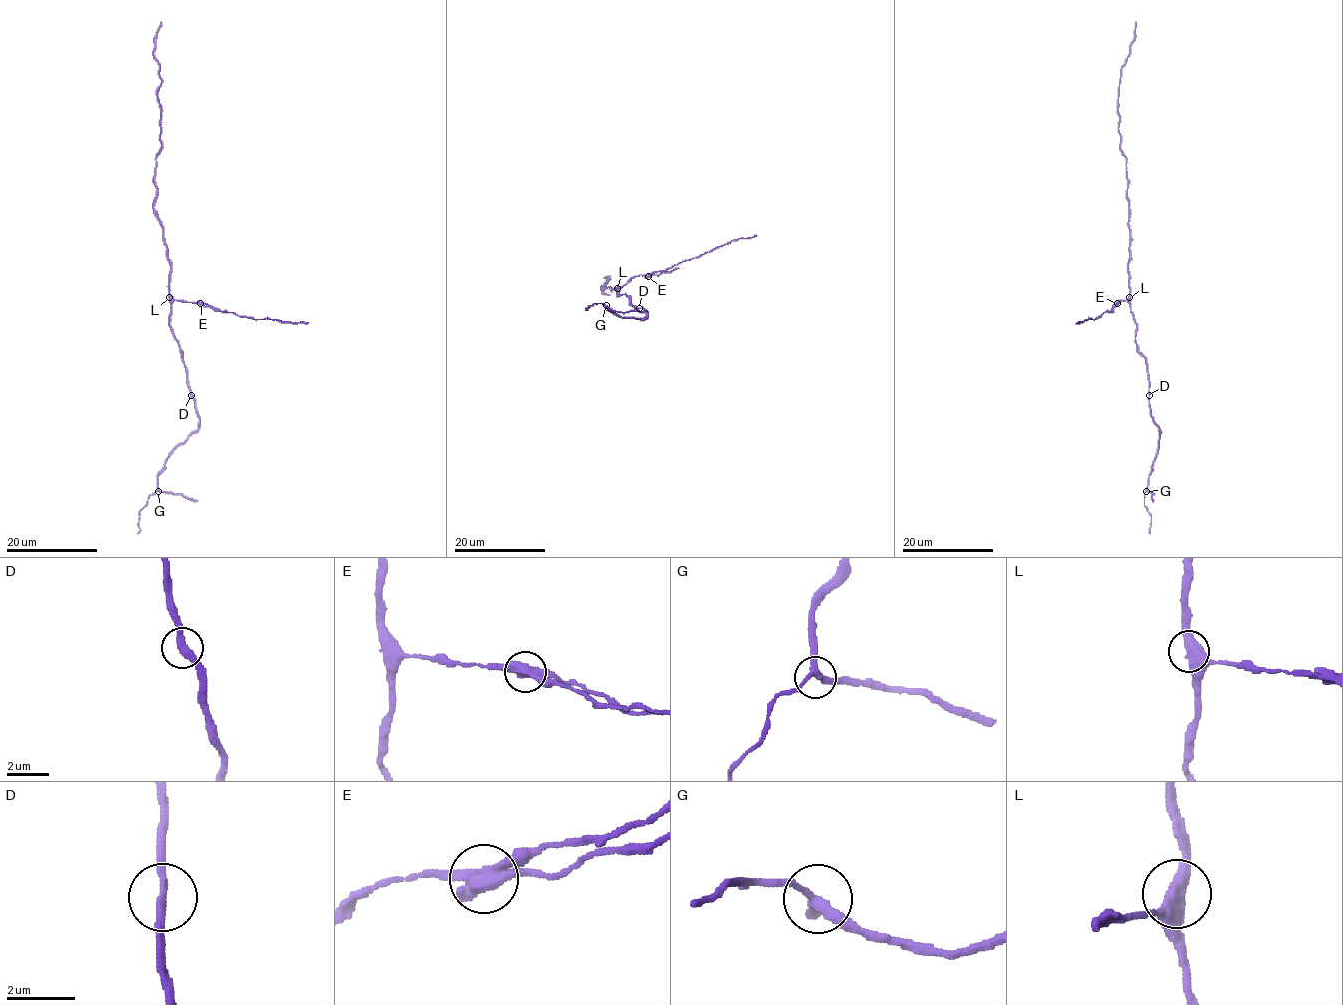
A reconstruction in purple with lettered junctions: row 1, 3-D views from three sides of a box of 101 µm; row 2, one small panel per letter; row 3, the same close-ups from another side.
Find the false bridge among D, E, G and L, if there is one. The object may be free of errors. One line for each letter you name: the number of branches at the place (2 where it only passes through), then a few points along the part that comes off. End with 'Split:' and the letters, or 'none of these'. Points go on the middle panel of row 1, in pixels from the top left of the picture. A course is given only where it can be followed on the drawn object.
E: branches 2; course (648, 276), (679, 268)
Split: E

